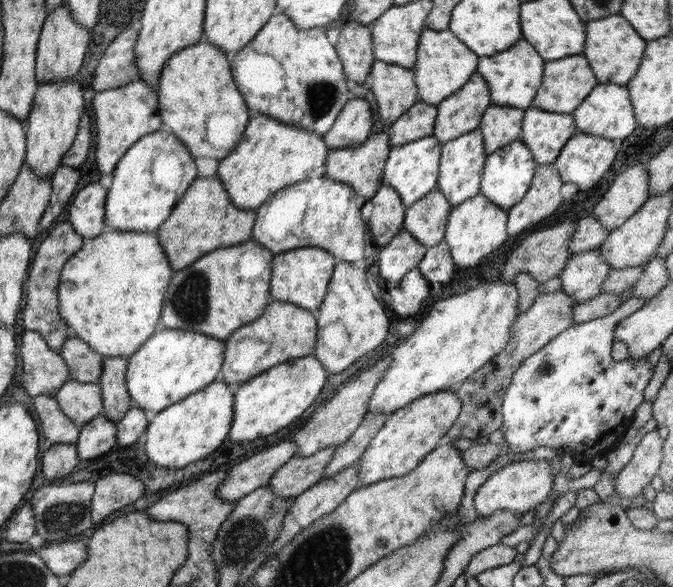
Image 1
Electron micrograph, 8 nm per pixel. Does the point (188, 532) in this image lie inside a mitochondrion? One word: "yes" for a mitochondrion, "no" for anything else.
no

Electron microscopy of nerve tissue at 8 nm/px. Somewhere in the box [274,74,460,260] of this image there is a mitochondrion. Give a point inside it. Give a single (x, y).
(321, 94)

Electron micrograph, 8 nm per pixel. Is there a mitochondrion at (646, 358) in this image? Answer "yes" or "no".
no

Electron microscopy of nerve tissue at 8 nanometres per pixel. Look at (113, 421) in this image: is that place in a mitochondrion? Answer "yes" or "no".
no

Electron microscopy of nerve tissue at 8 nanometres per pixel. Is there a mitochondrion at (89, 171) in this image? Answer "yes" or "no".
no

